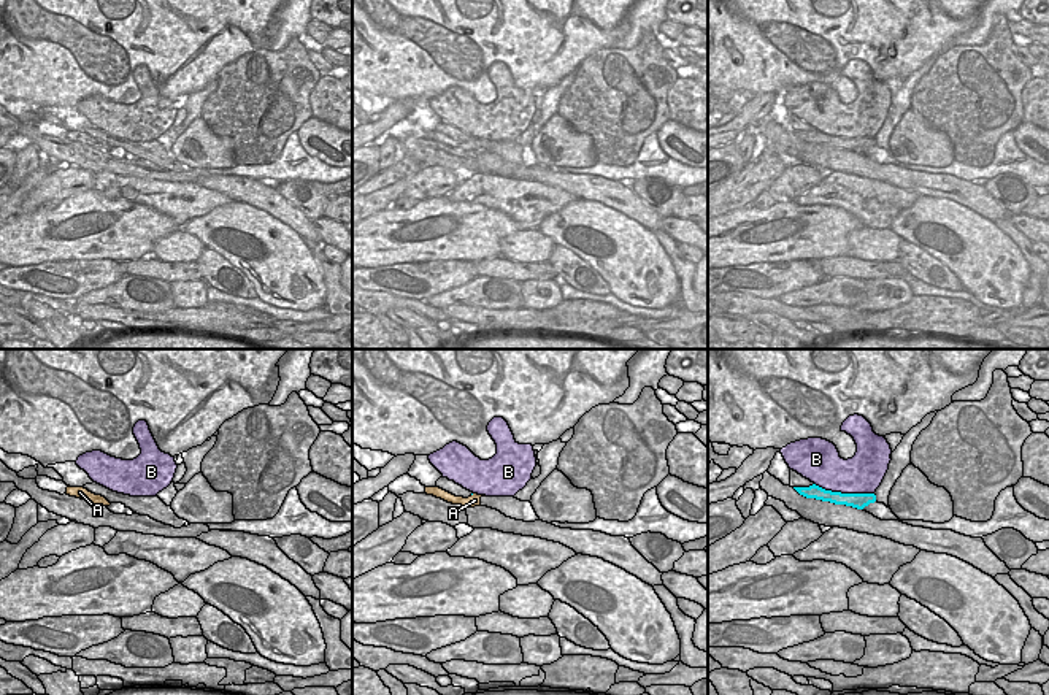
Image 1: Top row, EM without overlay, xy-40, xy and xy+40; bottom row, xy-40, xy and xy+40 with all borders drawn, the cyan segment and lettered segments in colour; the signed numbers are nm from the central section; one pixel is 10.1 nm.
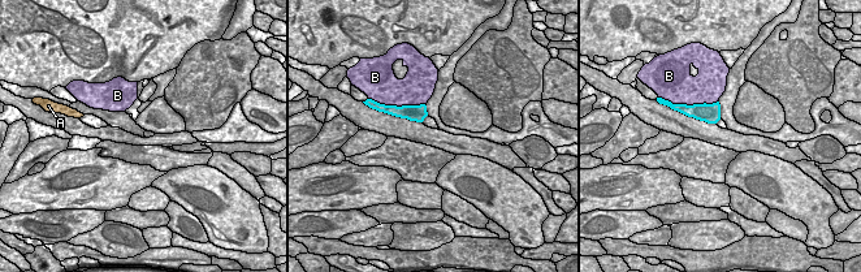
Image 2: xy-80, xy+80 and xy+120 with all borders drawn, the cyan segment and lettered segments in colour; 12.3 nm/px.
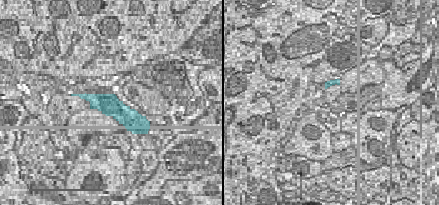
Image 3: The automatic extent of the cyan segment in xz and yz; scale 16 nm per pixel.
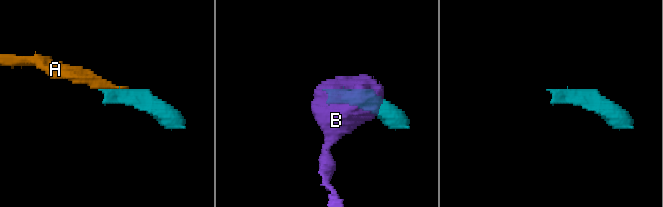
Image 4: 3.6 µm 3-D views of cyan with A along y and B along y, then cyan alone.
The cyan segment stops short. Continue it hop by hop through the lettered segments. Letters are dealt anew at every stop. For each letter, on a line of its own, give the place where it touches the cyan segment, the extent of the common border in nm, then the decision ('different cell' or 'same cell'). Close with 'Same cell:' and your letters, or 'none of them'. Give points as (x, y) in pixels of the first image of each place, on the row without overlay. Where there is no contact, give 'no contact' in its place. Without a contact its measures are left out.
A: no contact | same cell
B: xy+40 (845, 138) | 600 nm | different cell
Same cell: A

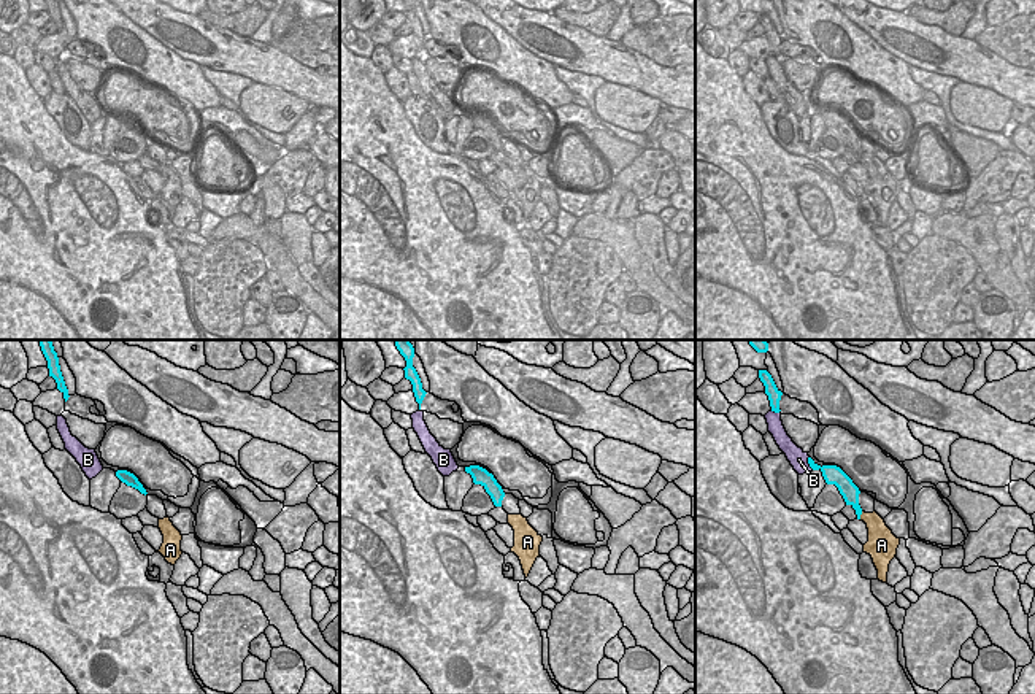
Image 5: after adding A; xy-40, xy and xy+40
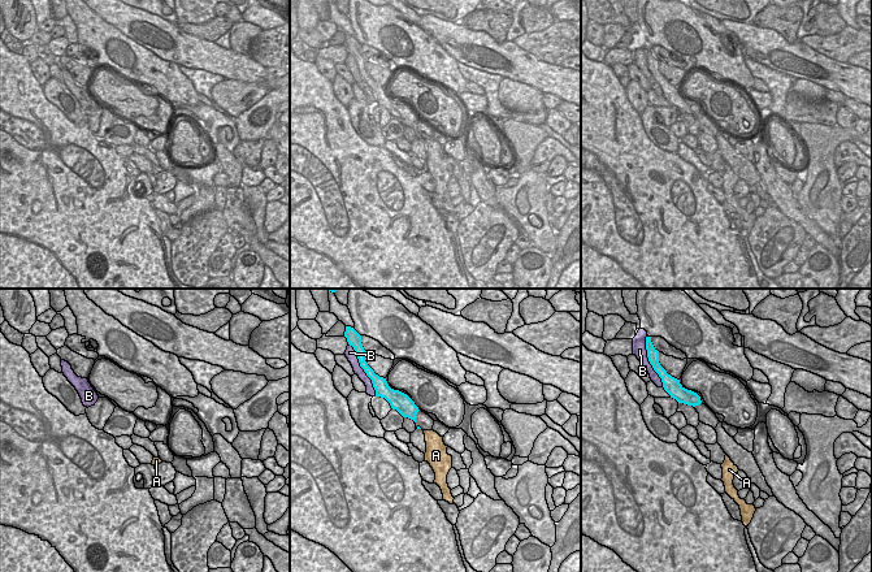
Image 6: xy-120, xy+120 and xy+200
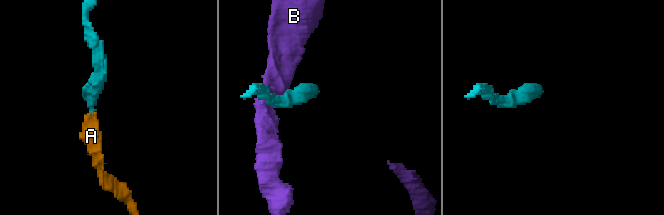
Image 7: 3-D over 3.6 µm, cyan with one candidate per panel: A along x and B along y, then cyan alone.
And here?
A: xy+40 (861, 158) | 90 nm | same cell
B: xy+40 (808, 107) | 150 nm | different cell
Same cell: A

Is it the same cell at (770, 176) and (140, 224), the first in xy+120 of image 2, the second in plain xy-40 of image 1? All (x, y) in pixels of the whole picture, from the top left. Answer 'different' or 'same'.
different

